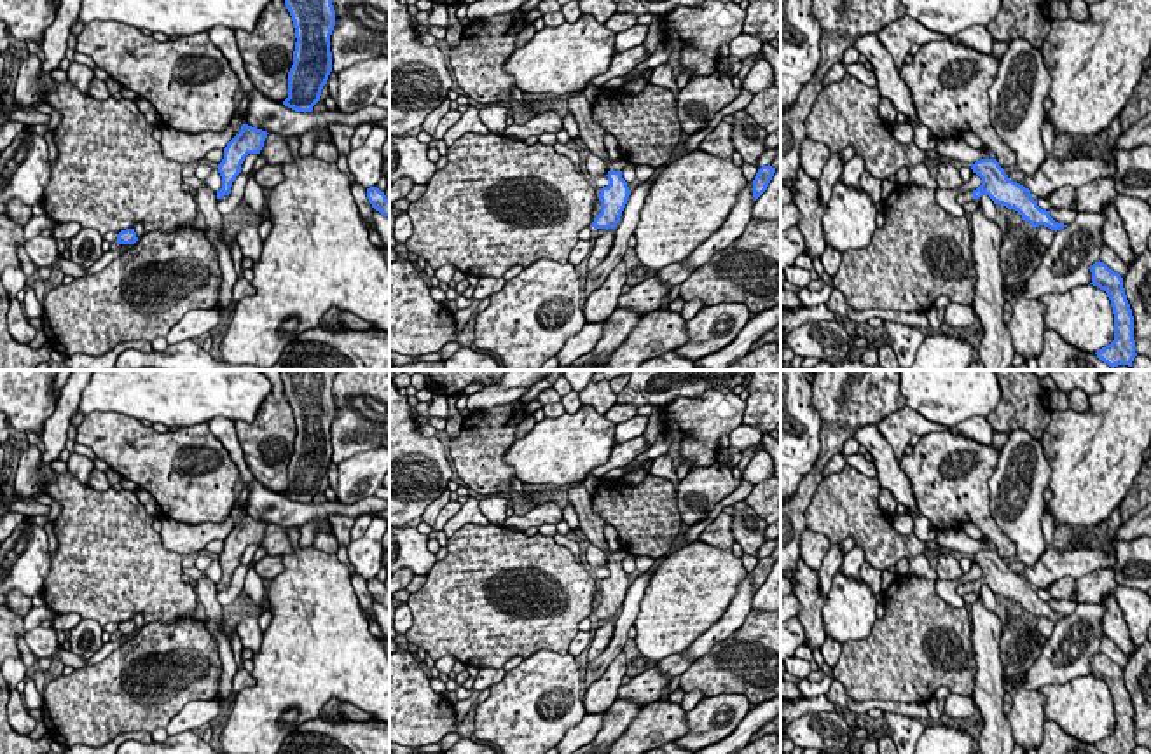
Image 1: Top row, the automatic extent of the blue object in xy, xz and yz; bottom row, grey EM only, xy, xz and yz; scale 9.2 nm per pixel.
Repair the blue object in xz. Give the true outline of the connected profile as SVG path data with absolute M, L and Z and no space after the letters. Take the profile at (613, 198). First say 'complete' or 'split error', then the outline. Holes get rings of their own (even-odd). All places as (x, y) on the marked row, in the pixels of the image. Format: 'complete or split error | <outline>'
split error | M582 91L575 93L568 99L568 108L578 122L580 138L583 140L587 148L592 154L599 155L608 168L606 176L610 180L610 185L601 188L601 213L594 218L592 227L606 230L615 229L631 195L627 182L622 178L622 169L627 162L620 159L610 159L610 154L604 148L606 133L599 124L592 120L590 103L587 101Z

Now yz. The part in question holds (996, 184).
split error | M980 159L971 164L971 169L982 178L982 185L973 192L966 190L957 194L955 201L961 206L971 202L973 199L980 199L985 194L994 201L994 204L1003 204L1008 209L1018 211L1022 220L1027 220L1034 229L1044 225L1057 232L1067 227L1055 222L1050 216L1050 211L1041 209L1037 201L1032 199L1029 188L1010 180L996 159Z

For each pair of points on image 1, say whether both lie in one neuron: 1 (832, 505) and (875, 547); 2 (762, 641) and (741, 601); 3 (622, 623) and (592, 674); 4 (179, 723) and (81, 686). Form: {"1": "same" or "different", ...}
{"1": "same", "2": "different", "3": "same", "4": "different"}

